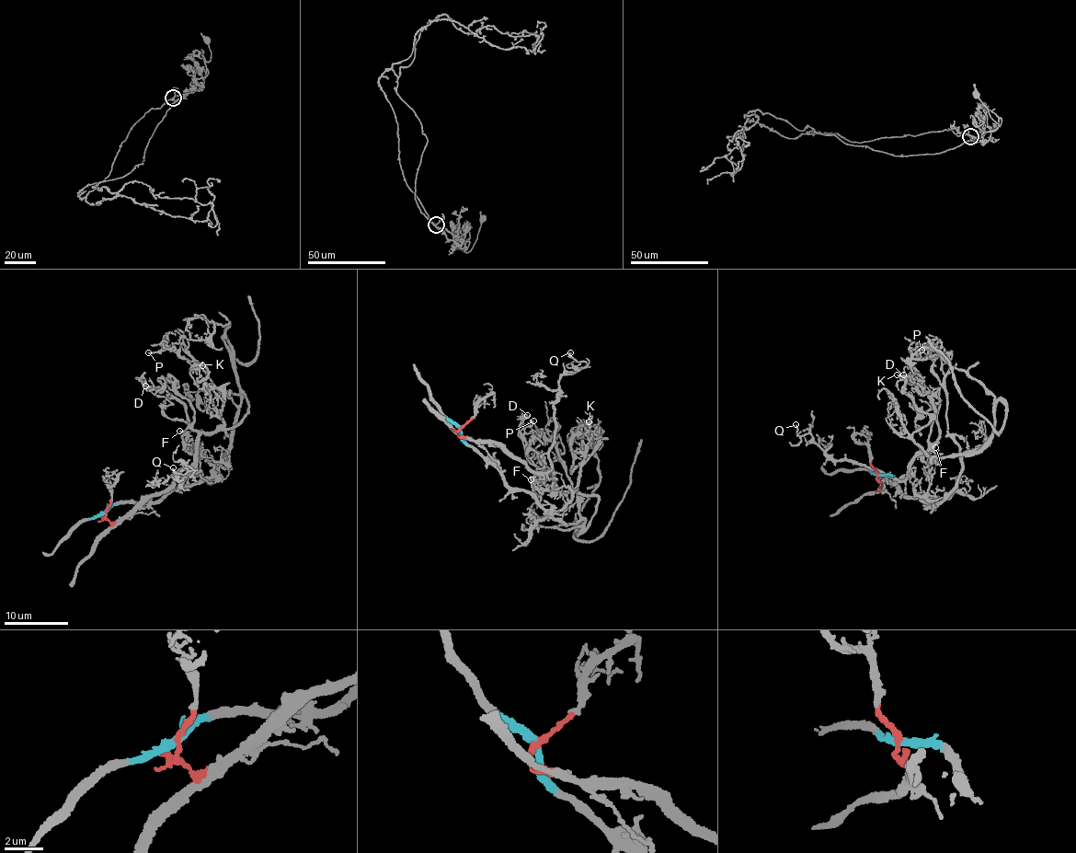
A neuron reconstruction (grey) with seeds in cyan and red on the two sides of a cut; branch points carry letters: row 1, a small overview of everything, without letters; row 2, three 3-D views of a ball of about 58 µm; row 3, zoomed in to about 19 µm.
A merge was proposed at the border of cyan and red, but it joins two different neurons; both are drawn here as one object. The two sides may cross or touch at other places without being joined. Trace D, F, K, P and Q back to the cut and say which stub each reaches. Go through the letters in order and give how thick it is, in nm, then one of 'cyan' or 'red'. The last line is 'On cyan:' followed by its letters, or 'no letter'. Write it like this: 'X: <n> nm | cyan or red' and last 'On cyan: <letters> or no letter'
D: 130 nm | red
F: 160 nm | red
K: 130 nm | red
P: 150 nm | cyan
Q: 170 nm | red
On cyan: P

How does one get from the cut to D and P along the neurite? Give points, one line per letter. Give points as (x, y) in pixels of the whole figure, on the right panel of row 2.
D: (877, 475), (878, 490), (910, 475), (910, 461), (938, 437), (940, 403), (907, 367), (902, 374)
P: (877, 475), (888, 476), (906, 495), (933, 504), (954, 489), (961, 469), (947, 431), (945, 395), (921, 350)

